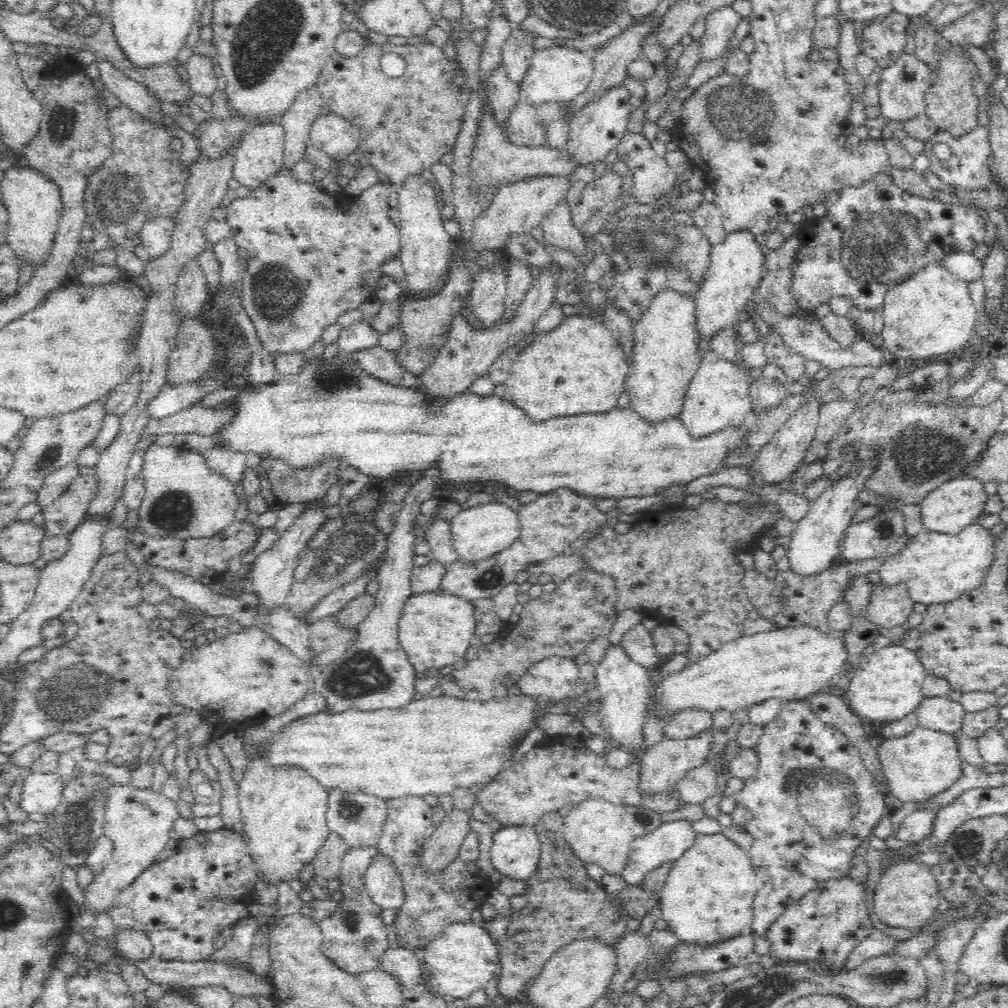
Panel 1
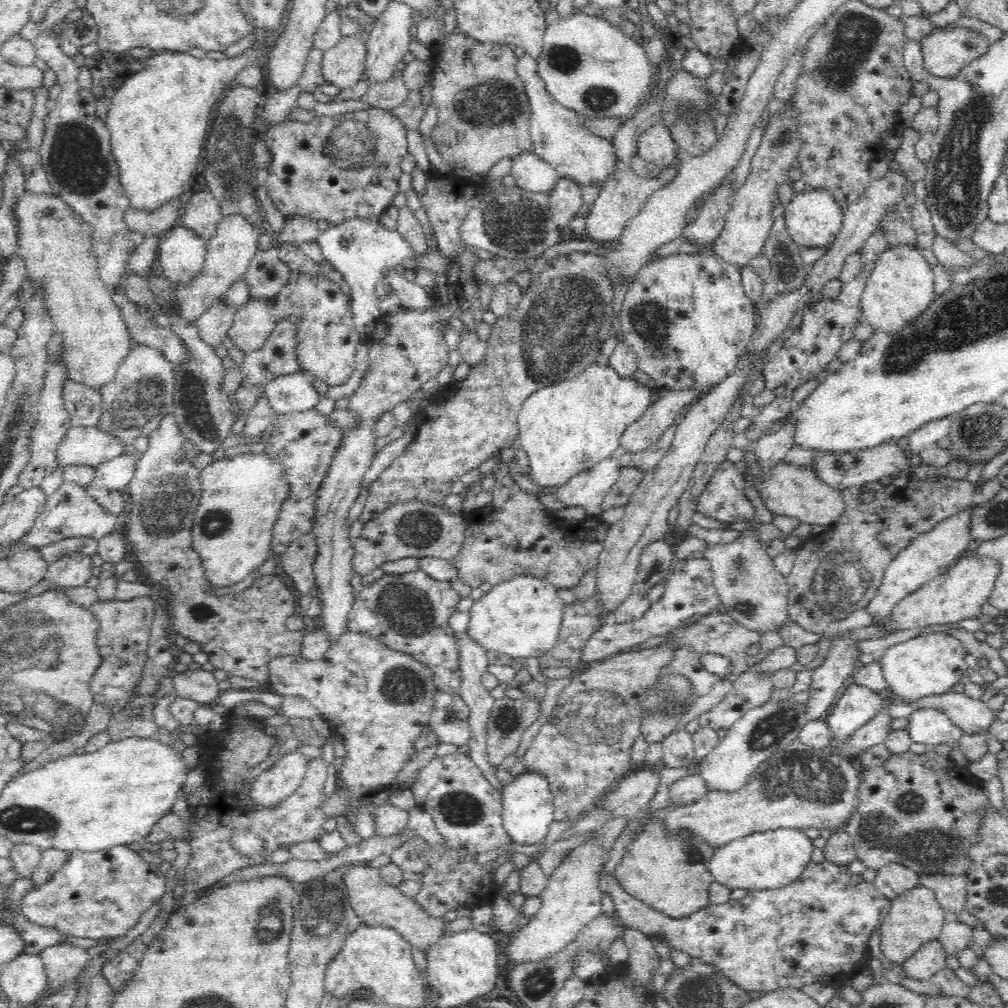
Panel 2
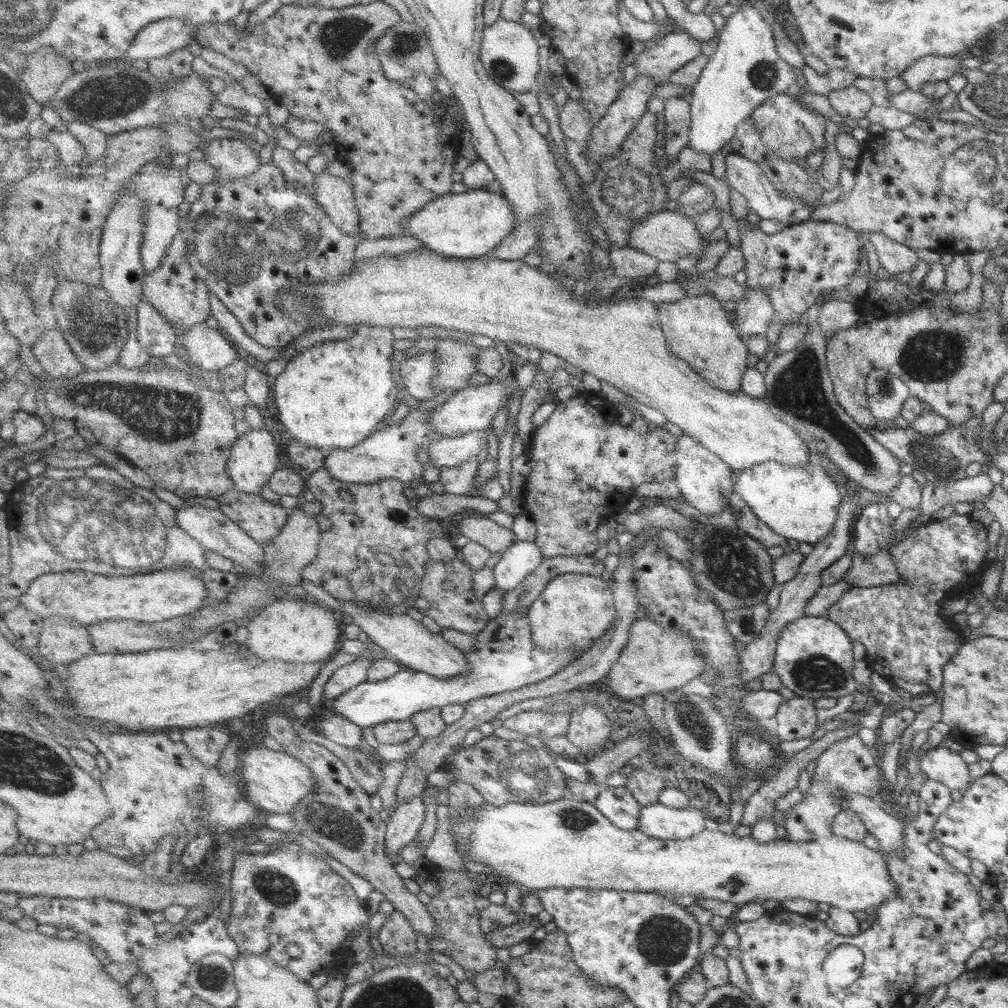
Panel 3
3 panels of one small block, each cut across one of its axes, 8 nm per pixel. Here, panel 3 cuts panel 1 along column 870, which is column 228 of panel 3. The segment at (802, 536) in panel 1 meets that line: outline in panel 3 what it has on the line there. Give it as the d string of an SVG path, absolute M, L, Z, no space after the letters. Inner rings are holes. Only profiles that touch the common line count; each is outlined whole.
M267 423L263 429L254 429L239 438L228 463L229 474L235 480L236 489L260 495L262 489L270 484L272 476L280 468L281 448L278 446L276 434Z

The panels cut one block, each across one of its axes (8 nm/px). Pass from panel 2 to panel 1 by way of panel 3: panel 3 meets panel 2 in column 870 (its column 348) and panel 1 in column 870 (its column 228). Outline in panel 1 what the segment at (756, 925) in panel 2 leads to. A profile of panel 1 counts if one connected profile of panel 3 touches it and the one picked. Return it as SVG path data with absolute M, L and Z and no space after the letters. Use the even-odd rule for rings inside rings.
M849 876L840 880L824 881L820 886L798 899L798 902L793 902L782 913L782 916L773 922L767 932L767 938L771 941L768 953L778 961L814 961L827 968L840 969L844 965L844 960L848 958L848 954L852 952L852 948L858 944L858 940L868 936L868 932L872 928L872 921L870 921L868 914L864 889L860 885L856 885Z

